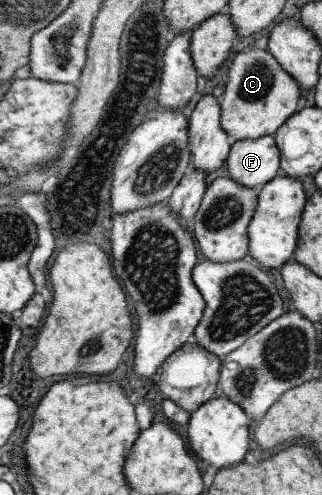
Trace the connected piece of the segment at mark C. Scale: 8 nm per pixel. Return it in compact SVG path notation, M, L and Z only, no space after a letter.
M246 46L233 57L227 71L227 82L218 97L220 128L230 137L231 142L272 135L295 111L300 94L296 81L280 68L266 49Z

